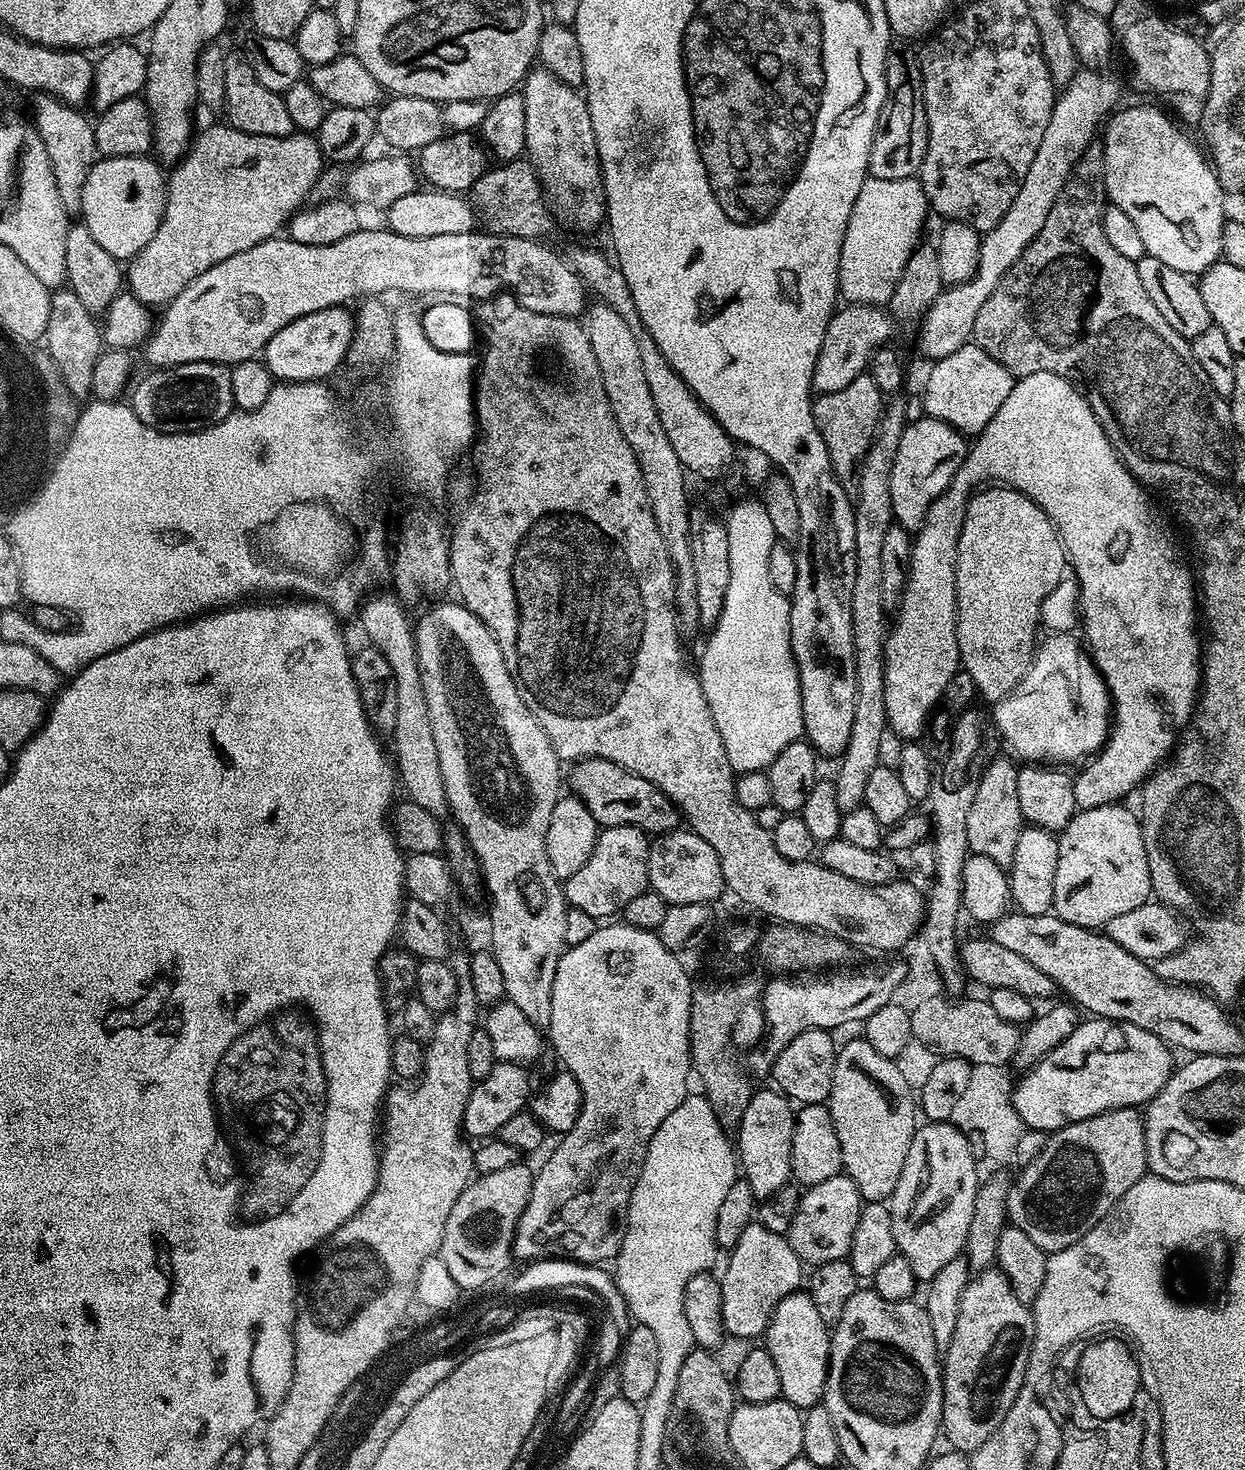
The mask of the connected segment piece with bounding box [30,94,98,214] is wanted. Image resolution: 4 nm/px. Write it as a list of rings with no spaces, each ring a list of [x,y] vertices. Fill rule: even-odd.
[[[37,95],[32,104],[31,123],[41,136],[46,153],[49,155],[50,169],[54,172],[55,185],[58,186],[62,205],[69,214],[79,213],[82,206],[82,190],[92,165],[98,159],[96,150],[96,129],[93,121],[83,116],[79,107],[64,104],[54,96]]]

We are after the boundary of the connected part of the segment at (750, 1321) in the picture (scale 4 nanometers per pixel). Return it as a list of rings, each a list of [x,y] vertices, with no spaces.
[[[759,1222],[746,1226],[742,1238],[738,1238],[727,1256],[724,1276],[719,1277],[724,1330],[729,1337],[752,1342],[768,1331],[768,1320],[782,1298],[801,1287],[806,1268],[787,1235],[774,1233]]]

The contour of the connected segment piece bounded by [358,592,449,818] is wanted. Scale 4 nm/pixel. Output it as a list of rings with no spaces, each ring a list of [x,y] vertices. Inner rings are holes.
[[[382,592],[380,594],[374,595],[368,600],[366,598],[361,605],[361,608],[359,609],[358,615],[360,614],[360,624],[368,638],[367,643],[371,647],[376,648],[382,654],[382,656],[386,658],[386,662],[388,662],[390,665],[391,676],[394,678],[395,697],[397,699],[397,713],[395,714],[395,726],[394,730],[390,734],[390,740],[392,740],[393,748],[391,748],[391,751],[394,753],[394,767],[398,773],[399,783],[402,785],[403,795],[407,797],[407,799],[413,800],[413,802],[415,802],[415,804],[417,804],[418,806],[422,806],[422,810],[428,810],[430,814],[439,818],[444,818],[449,815],[448,799],[446,798],[446,786],[442,782],[442,770],[438,766],[438,746],[434,746],[434,730],[433,728],[431,728],[429,706],[426,704],[425,691],[422,690],[420,667],[418,666],[417,662],[415,631],[411,619],[408,620],[406,616],[406,612],[407,609],[403,606],[402,603],[400,603],[398,596],[390,592],[389,594],[386,592]]]

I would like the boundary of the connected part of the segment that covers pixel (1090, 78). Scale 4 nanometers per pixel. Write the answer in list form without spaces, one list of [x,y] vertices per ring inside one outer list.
[[[1080,70],[1075,78],[1059,89],[1056,105],[1052,108],[1050,122],[1046,126],[1046,134],[1042,134],[1042,142],[1038,142],[1038,154],[1034,154],[1034,162],[1030,162],[1030,170],[1026,170],[1026,178],[1018,194],[1014,194],[1010,210],[1006,210],[998,226],[983,233],[976,275],[965,284],[945,287],[940,297],[928,308],[927,315],[922,318],[924,329],[920,332],[920,348],[929,356],[929,361],[942,360],[969,343],[978,312],[1046,226],[1046,218],[1054,202],[1060,197],[1064,183],[1072,175],[1076,163],[1093,147],[1095,140],[1092,139],[1095,136],[1097,139],[1106,114],[1117,107],[1116,99],[1120,92],[1116,89],[1115,82],[1104,75],[1108,74],[1100,70]]]

